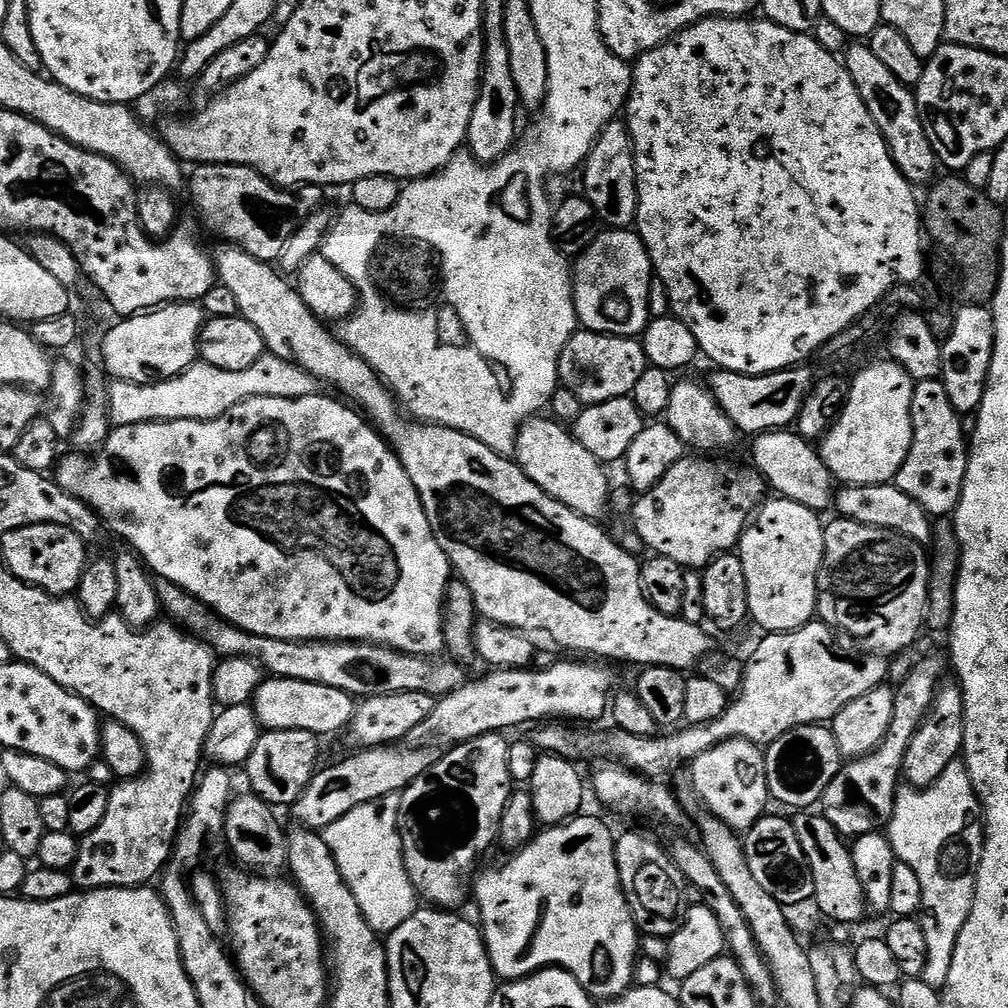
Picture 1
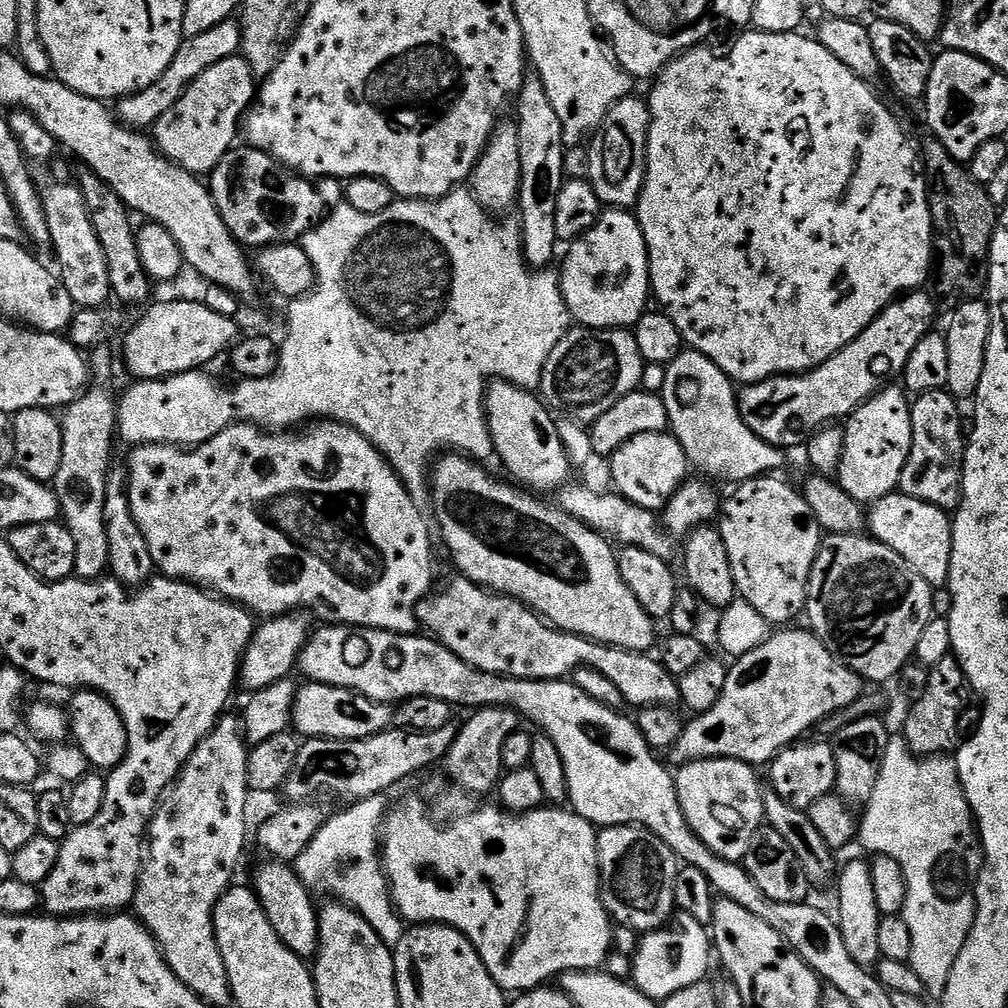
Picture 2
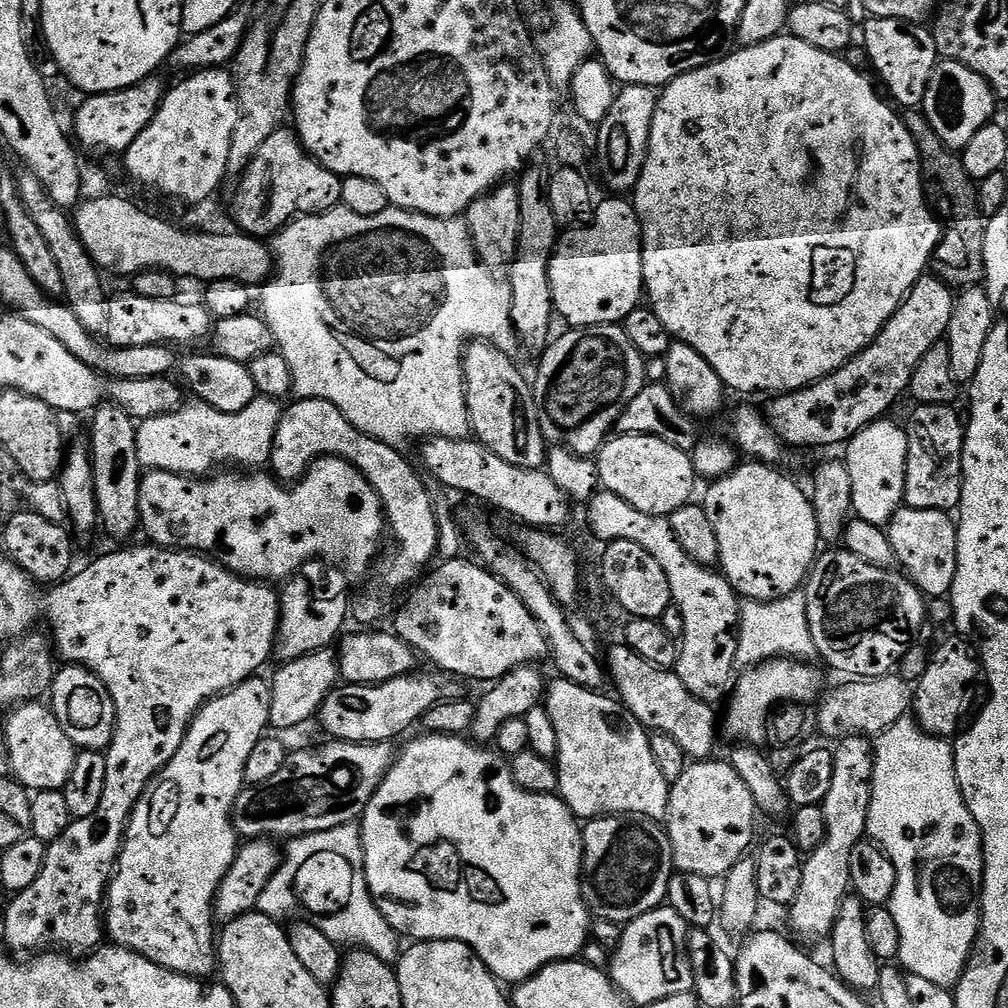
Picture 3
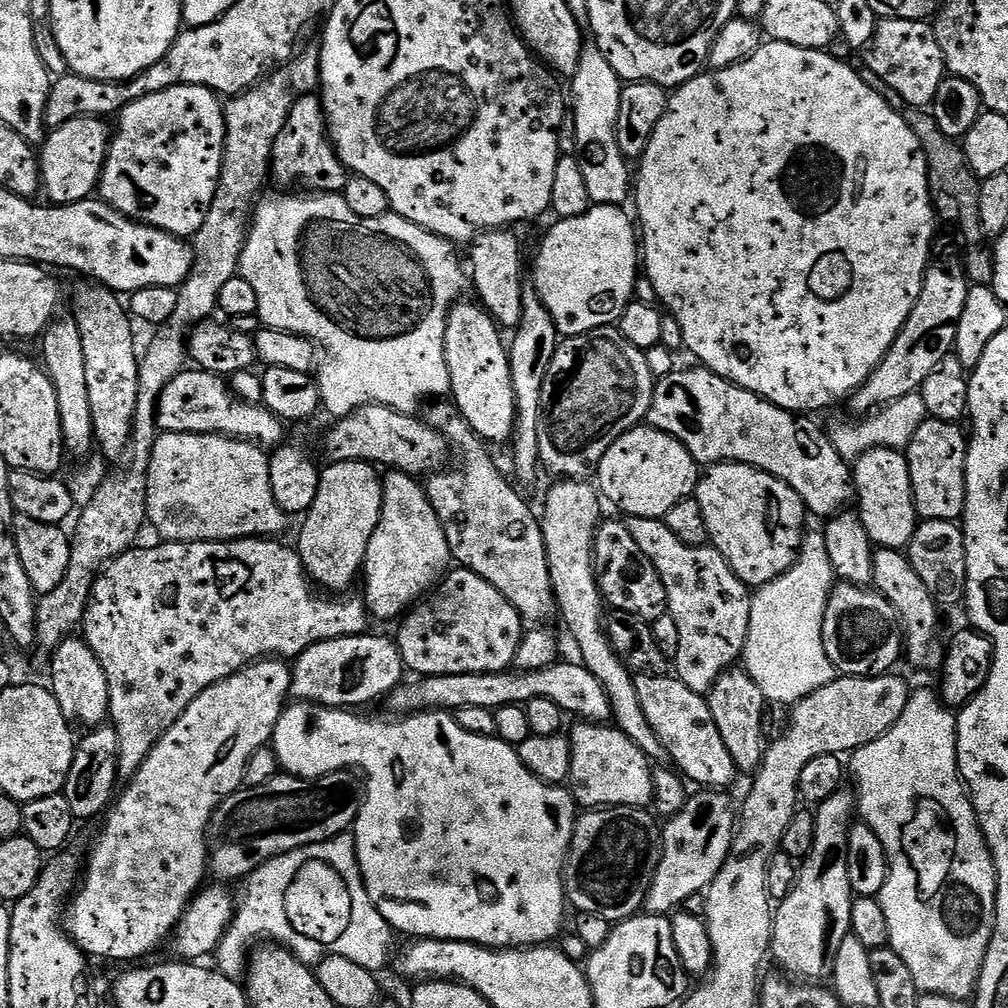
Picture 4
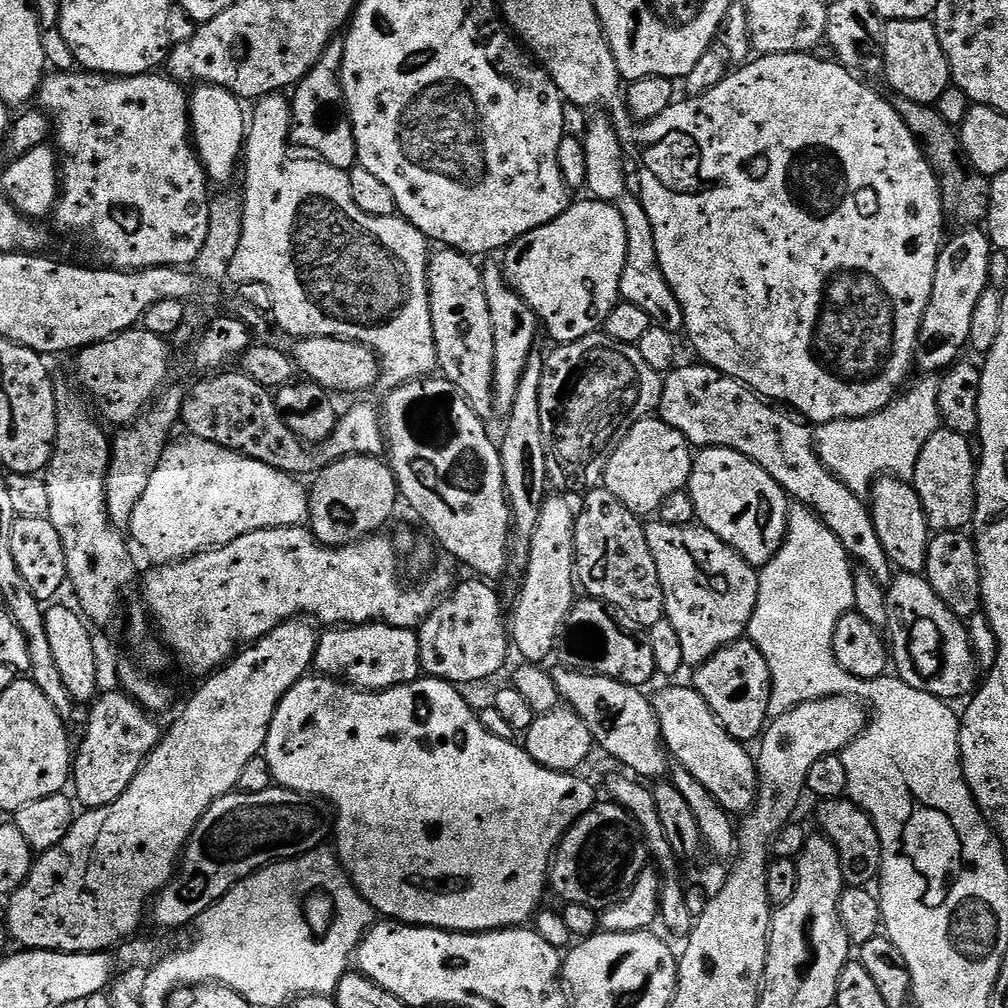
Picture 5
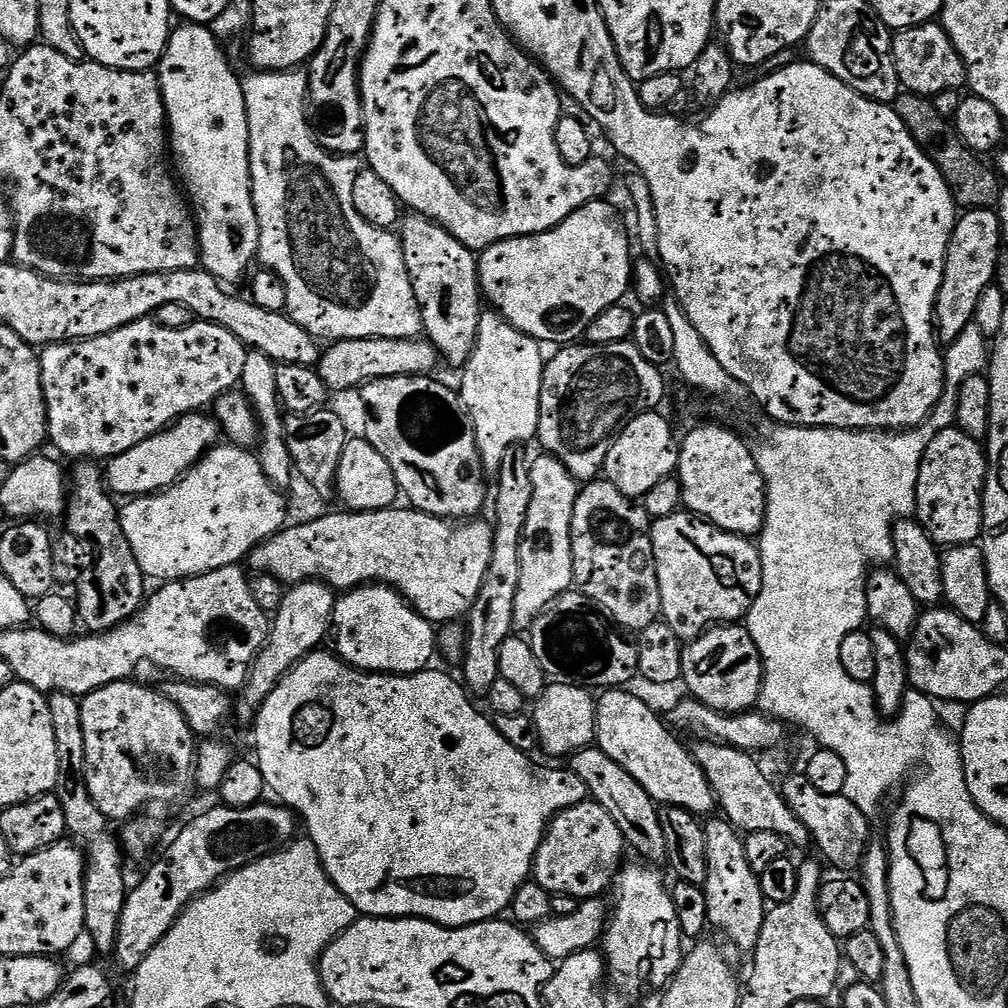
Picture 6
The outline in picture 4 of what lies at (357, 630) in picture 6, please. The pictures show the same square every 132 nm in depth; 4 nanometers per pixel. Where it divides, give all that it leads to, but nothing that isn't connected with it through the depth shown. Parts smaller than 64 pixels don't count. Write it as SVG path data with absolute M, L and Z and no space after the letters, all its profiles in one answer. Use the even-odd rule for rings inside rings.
M372 635L339 636L310 645L291 665L291 699L345 710L355 709L360 706L356 704L368 704L371 700L383 701L388 693L400 687L406 669L395 639Z

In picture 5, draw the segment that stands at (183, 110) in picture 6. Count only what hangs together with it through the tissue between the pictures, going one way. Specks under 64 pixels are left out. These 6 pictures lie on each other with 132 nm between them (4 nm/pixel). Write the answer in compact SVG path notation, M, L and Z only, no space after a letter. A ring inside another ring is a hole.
M200 84L191 89L188 101L188 115L192 121L192 143L200 161L204 163L204 171L213 185L228 184L232 175L237 175L238 163L246 143L246 108L239 96L230 90L219 88L213 84Z

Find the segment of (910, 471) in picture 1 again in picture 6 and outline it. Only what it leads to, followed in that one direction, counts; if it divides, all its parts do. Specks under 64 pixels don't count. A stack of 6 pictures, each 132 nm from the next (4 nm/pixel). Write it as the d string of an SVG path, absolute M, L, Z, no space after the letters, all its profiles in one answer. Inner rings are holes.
M953 426L942 430L934 438L934 442L926 446L922 466L918 470L914 516L920 521L933 544L937 546L974 544L981 539L984 530L984 483L987 477L988 458L985 445L970 438L959 428Z

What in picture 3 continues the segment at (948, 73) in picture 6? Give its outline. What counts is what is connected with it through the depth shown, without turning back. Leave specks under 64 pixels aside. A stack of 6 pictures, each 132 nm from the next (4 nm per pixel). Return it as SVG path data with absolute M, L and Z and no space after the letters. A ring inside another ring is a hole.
M881 16L865 19L862 27L864 27L864 48L868 51L868 60L872 63L873 70L880 75L881 82L888 87L887 95L897 105L900 103L901 109L919 109L924 103L928 83L938 63L936 43L931 31L920 22Z

